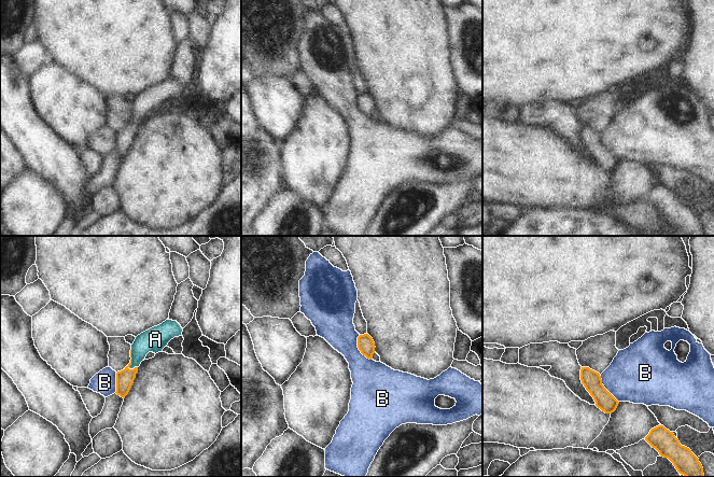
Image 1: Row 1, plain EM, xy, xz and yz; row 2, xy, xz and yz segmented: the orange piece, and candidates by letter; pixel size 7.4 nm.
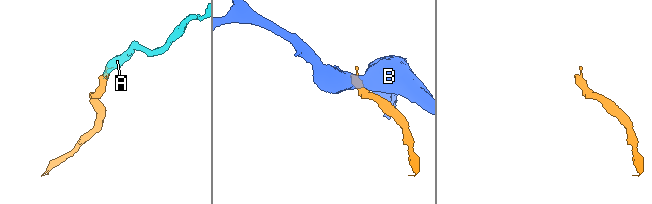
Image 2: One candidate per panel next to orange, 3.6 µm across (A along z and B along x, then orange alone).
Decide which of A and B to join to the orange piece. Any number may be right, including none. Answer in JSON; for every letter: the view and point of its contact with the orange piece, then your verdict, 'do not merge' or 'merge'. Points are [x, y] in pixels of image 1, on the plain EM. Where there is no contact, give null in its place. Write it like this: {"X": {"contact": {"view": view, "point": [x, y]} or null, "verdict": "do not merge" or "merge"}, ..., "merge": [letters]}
{"A": {"contact": {"view": "xy", "point": [128, 127]}, "verdict": "merge"}, "B": {"contact": {"view": "xz", "point": [359, 108]}, "verdict": "do not merge"}, "merge": ["A"]}

